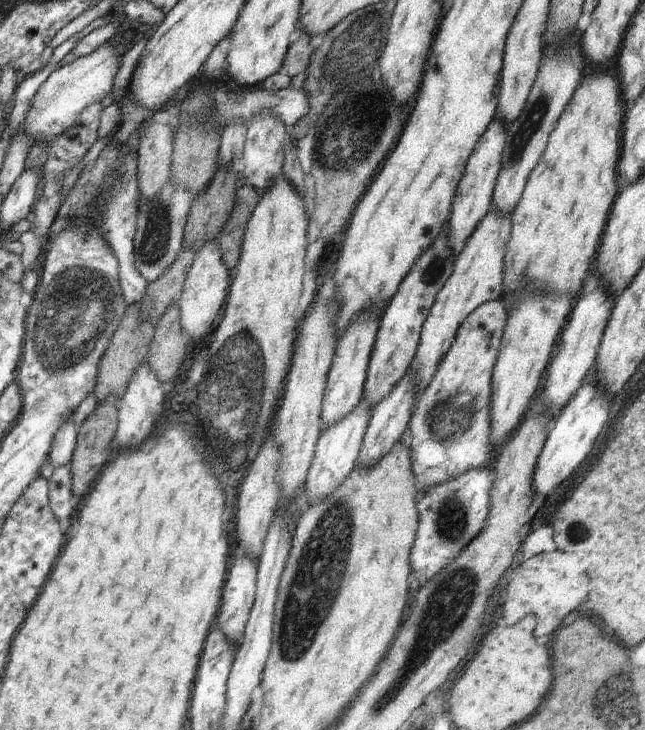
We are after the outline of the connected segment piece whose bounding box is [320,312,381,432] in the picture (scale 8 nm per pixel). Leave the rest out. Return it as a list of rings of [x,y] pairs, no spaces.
[[[376,312],[362,314],[358,320],[352,321],[352,326],[344,332],[344,336],[337,342],[332,366],[329,370],[320,412],[320,430],[328,430],[329,426],[346,418],[356,406],[359,405],[363,394],[366,375],[368,372],[368,360],[372,354],[372,348],[376,340],[381,316]]]

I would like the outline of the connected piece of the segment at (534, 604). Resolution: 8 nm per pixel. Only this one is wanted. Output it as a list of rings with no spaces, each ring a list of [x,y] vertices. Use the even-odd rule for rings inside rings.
[[[552,552],[552,554],[539,554],[525,560],[516,569],[516,574],[508,583],[506,598],[502,604],[502,616],[507,626],[520,622],[526,615],[534,615],[538,620],[534,629],[534,636],[554,636],[566,614],[576,610],[588,594],[588,578],[586,567],[580,566],[576,554],[566,552]],[[568,580],[568,582],[562,582]]]

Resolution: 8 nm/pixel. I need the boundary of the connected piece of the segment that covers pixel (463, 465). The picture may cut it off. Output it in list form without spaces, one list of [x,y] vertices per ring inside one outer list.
[[[500,299],[481,304],[456,332],[450,350],[442,358],[432,382],[413,409],[408,428],[414,490],[419,496],[489,459],[490,398],[492,372],[498,356],[507,312]]]

